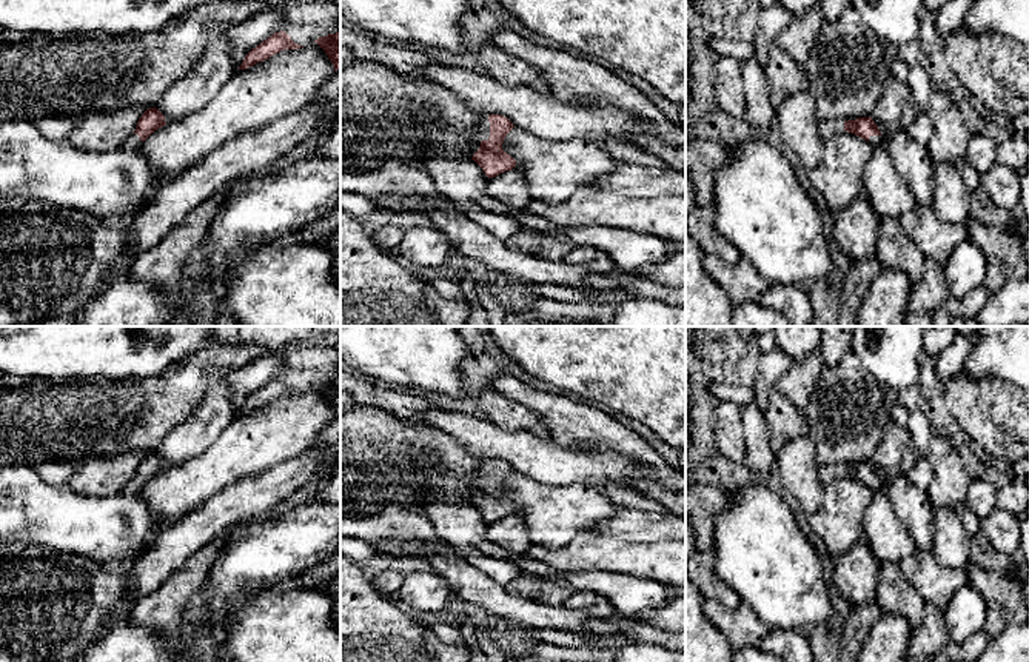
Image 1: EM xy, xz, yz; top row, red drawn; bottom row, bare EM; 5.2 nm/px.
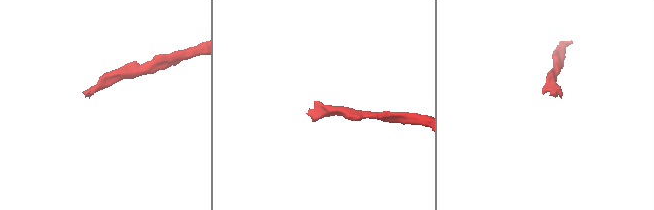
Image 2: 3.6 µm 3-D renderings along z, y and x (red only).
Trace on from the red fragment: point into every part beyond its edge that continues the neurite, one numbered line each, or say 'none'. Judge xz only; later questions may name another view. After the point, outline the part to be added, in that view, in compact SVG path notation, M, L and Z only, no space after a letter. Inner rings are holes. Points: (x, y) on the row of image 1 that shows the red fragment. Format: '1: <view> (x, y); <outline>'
1: xz (482, 130); M482 115L479 120L479 126L474 129L474 135L481 135L482 140L488 140L490 137L490 122L488 122L488 115Z

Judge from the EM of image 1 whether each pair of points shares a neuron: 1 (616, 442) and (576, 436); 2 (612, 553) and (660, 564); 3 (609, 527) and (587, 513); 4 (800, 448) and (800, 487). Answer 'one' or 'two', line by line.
1: one
2: one
3: two
4: one

